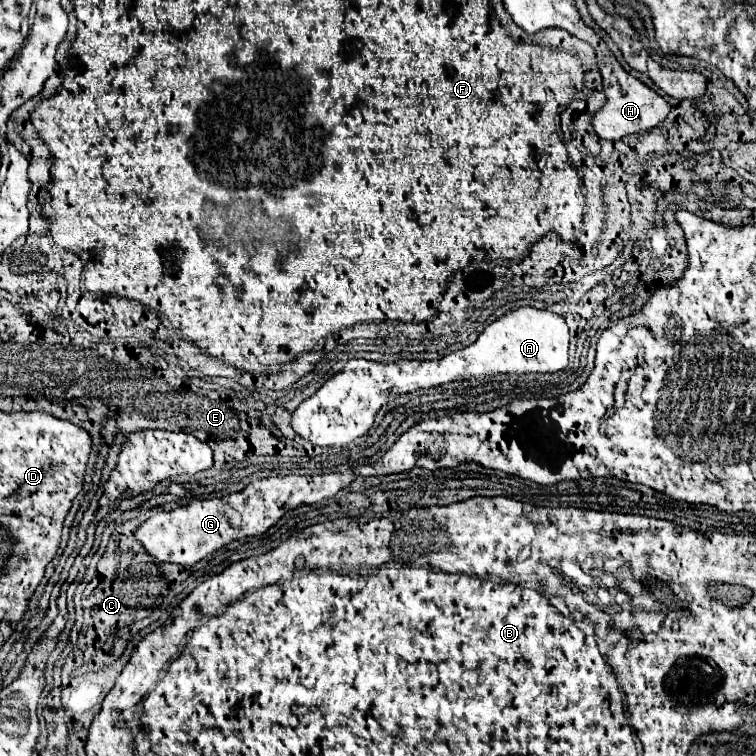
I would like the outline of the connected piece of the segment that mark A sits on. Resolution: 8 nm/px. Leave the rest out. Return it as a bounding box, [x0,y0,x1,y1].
[292,307,568,445]

